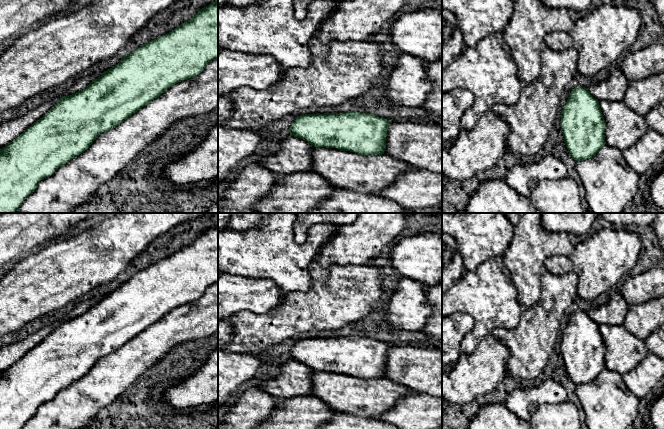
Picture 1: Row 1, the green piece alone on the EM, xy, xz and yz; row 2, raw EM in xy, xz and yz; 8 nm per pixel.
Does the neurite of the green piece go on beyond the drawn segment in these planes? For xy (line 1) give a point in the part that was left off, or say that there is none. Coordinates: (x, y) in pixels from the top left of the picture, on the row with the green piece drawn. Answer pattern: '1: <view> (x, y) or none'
1: none

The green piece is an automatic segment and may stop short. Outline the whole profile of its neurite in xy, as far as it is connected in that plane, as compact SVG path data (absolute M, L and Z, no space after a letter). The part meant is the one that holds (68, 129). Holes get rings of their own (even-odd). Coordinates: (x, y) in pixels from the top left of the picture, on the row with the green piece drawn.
M218 0L202 8L190 20L171 32L141 45L131 54L122 57L117 65L104 71L83 90L61 97L42 118L0 149L0 213L17 211L41 180L51 176L59 167L86 151L100 134L118 126L171 86L196 77L210 61L217 58Z

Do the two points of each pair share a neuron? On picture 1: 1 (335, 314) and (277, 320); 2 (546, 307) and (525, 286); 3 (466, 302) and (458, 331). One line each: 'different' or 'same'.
1: same
2: different
3: different

